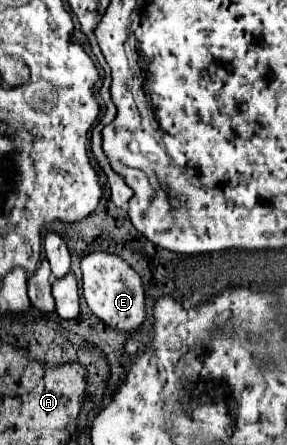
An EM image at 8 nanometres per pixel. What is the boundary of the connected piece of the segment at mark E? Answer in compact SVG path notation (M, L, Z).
M93 252L81 260L83 296L91 312L119 332L133 332L145 322L145 290L141 276L119 256Z

